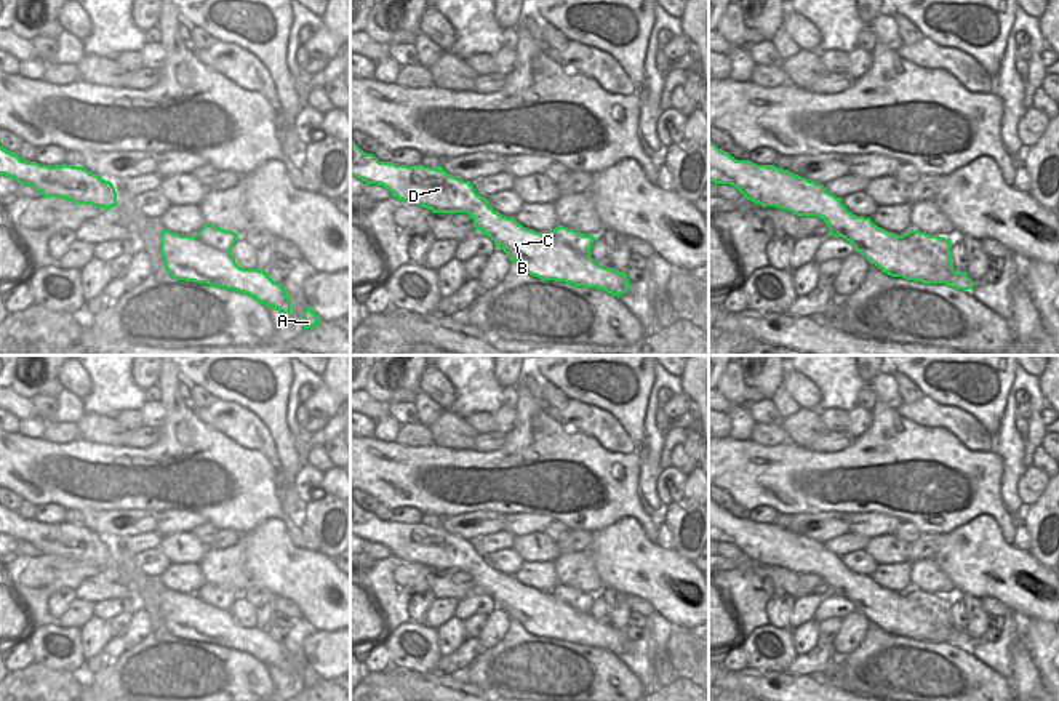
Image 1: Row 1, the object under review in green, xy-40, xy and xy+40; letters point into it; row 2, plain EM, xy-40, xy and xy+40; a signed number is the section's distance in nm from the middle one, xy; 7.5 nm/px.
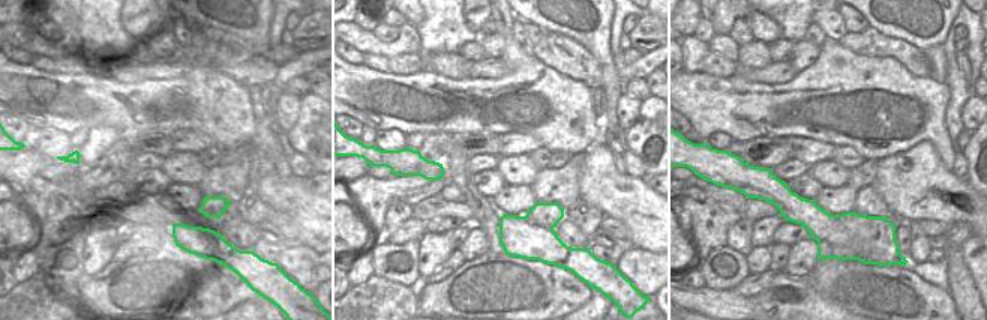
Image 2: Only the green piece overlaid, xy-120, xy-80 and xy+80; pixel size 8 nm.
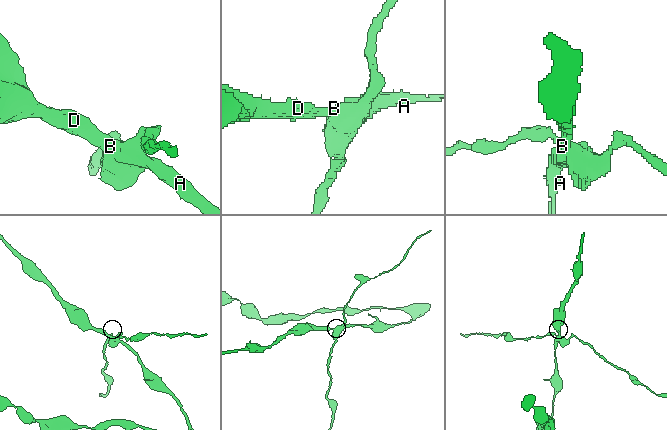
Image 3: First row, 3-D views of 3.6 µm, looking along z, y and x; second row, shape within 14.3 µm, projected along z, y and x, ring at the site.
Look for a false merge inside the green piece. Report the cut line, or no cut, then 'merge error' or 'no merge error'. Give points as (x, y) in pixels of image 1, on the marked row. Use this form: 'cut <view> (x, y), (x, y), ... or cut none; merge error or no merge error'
cut xy+40 (901, 236), (933, 260), (938, 252), (949, 252); merge error

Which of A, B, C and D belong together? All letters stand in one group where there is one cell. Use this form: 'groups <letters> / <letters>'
groups A C D / B

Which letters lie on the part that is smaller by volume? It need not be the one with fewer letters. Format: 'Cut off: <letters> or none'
Cut off: B

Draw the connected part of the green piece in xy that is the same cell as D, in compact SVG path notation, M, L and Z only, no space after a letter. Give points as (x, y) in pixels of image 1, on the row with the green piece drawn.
M350 136L350 176L382 186L392 197L434 213L467 213L474 227L490 237L496 248L506 250L517 243L525 256L523 269L541 280L597 288L617 298L630 285L627 274L597 264L590 251L574 251L549 232L526 229L514 218L494 211L470 181L462 181L442 166L379 162L373 154L363 152Z

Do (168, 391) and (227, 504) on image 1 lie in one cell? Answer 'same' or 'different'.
same

